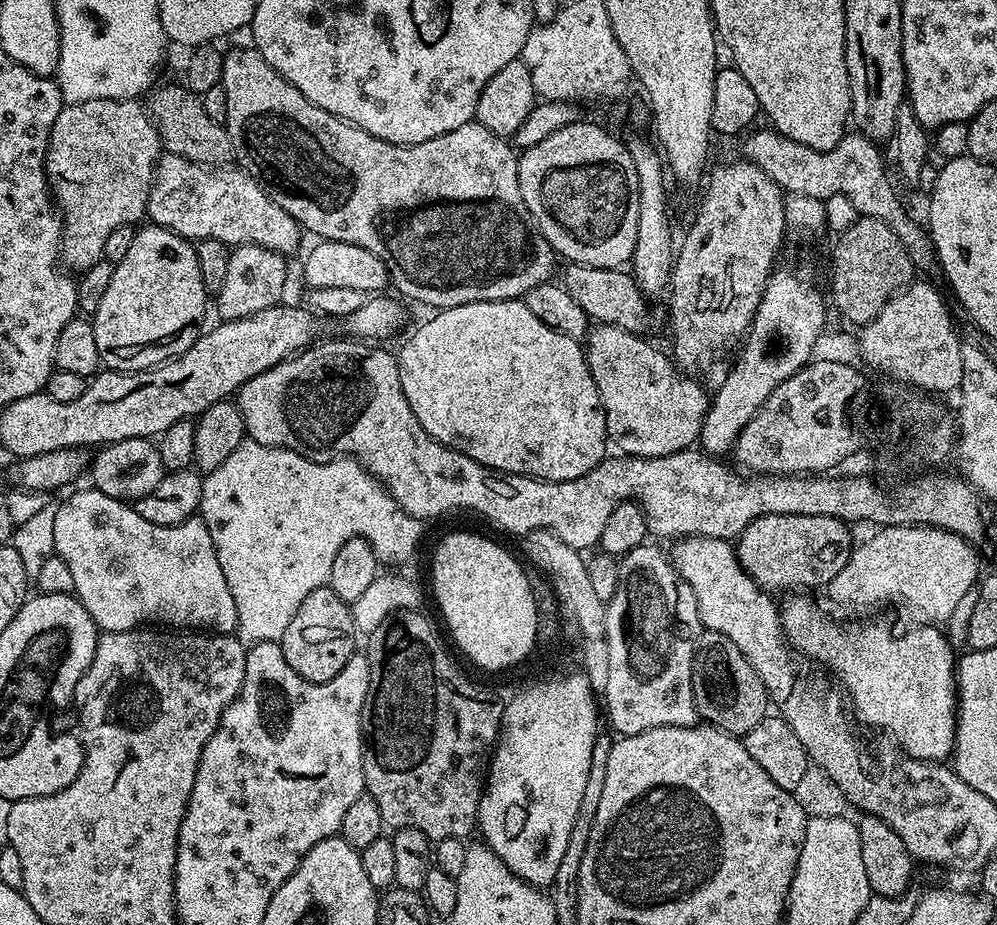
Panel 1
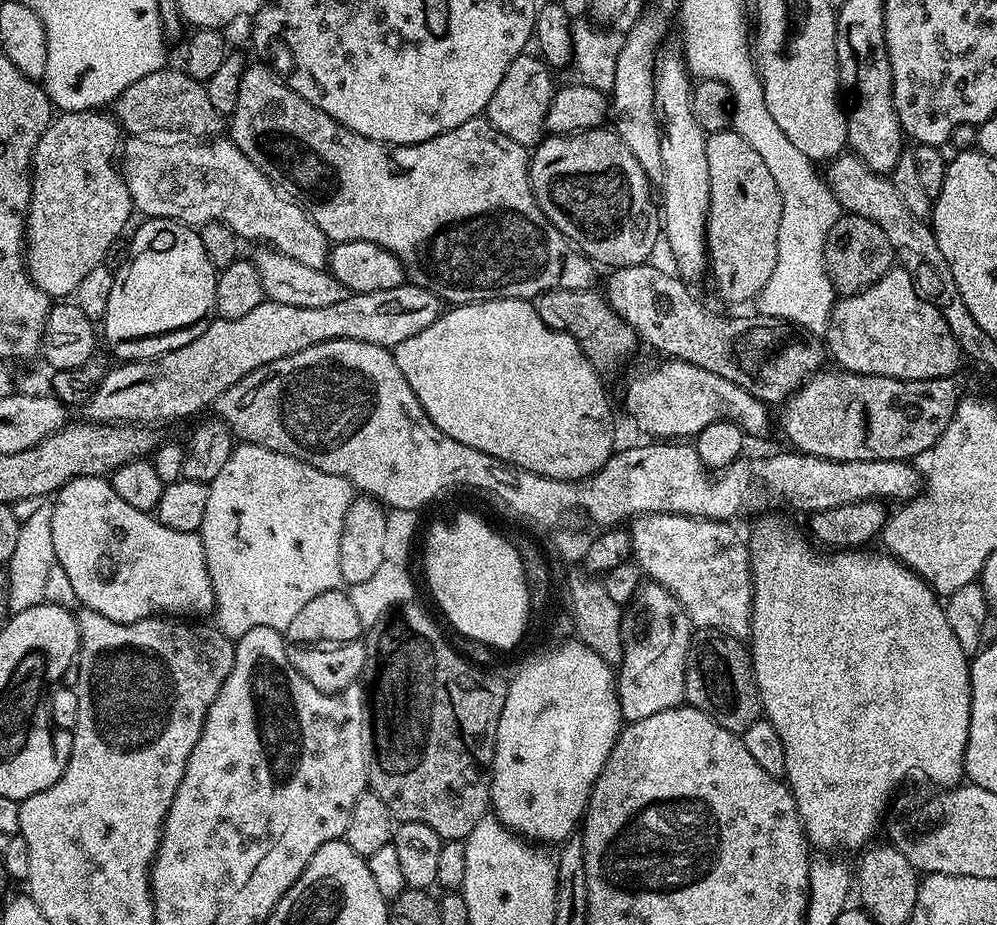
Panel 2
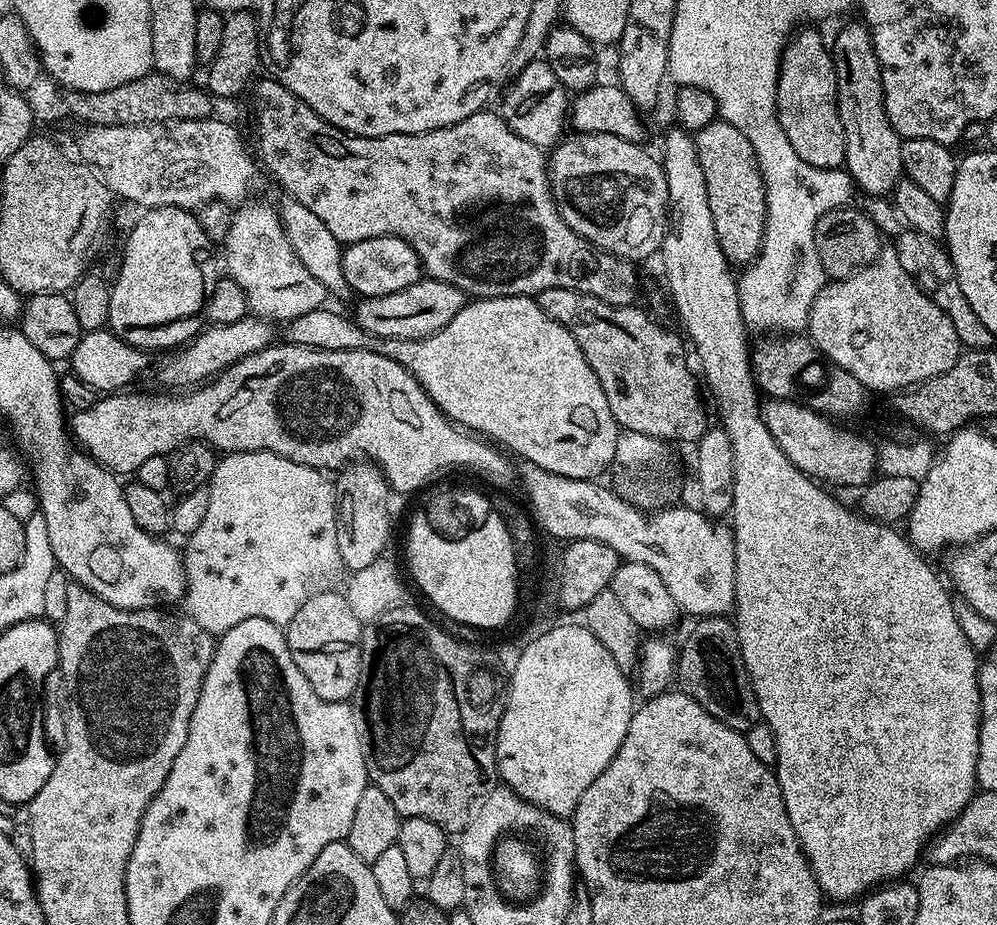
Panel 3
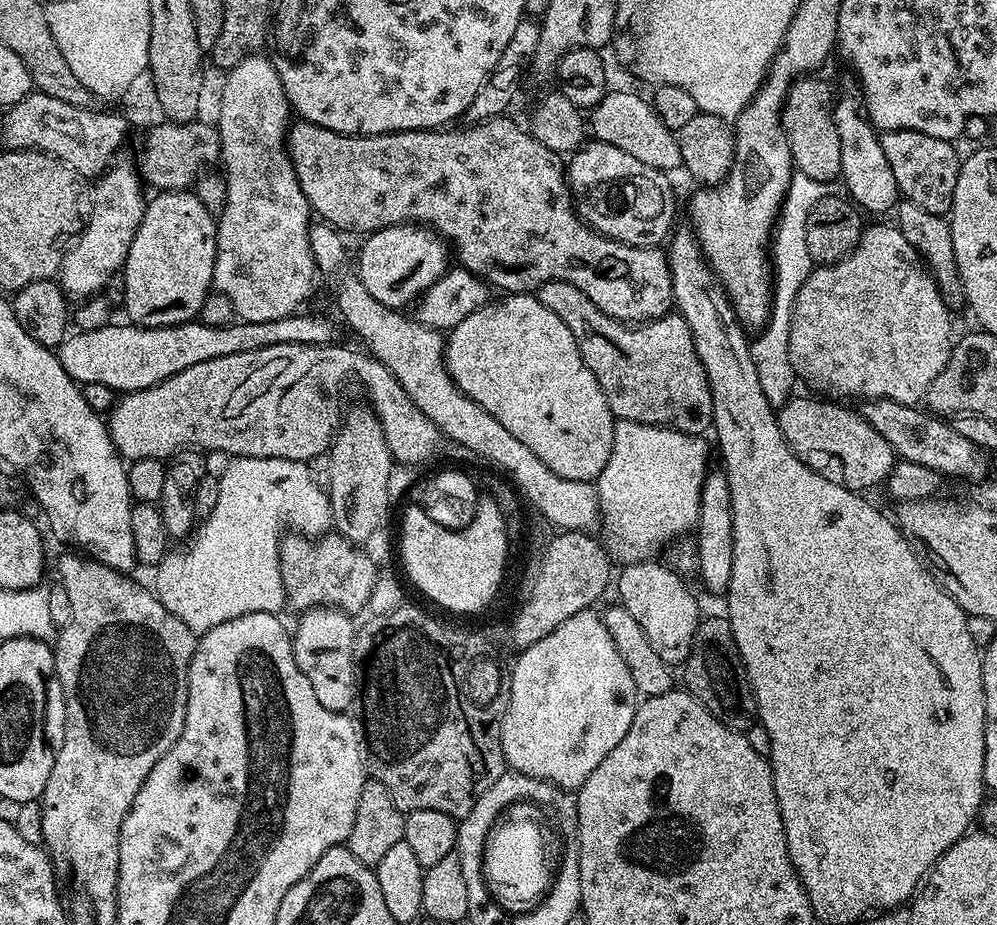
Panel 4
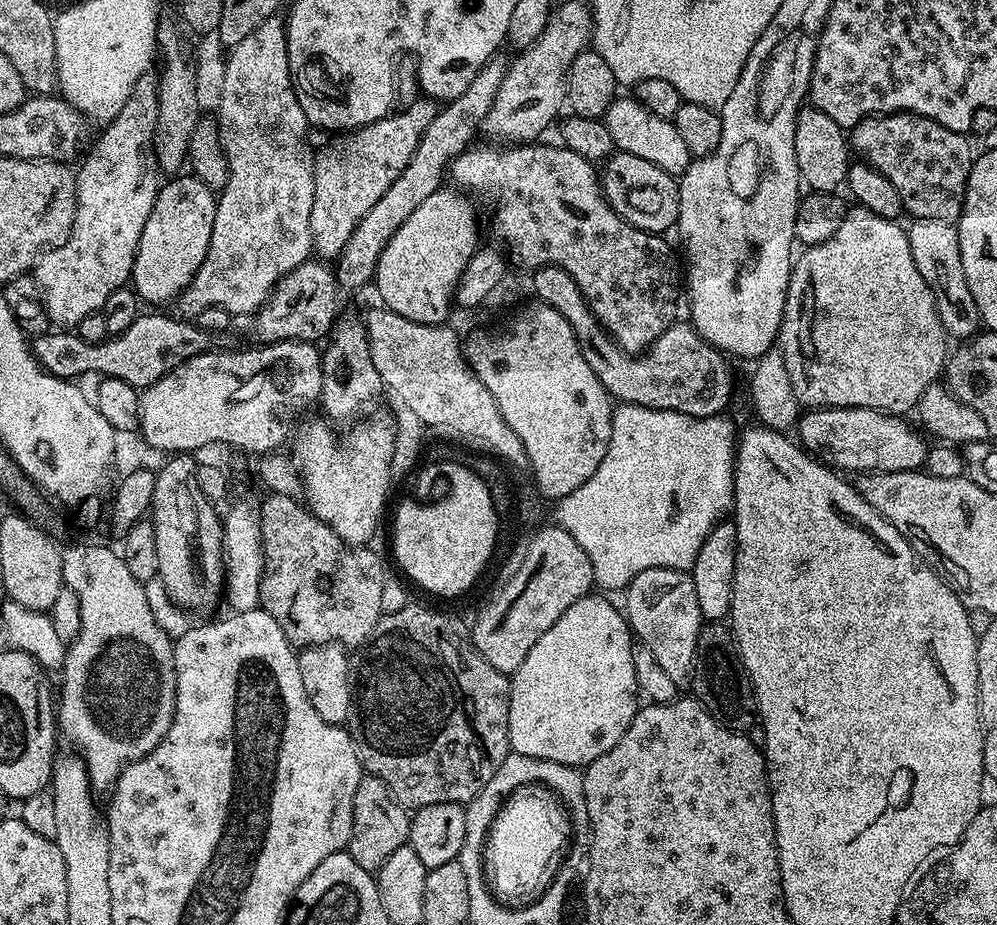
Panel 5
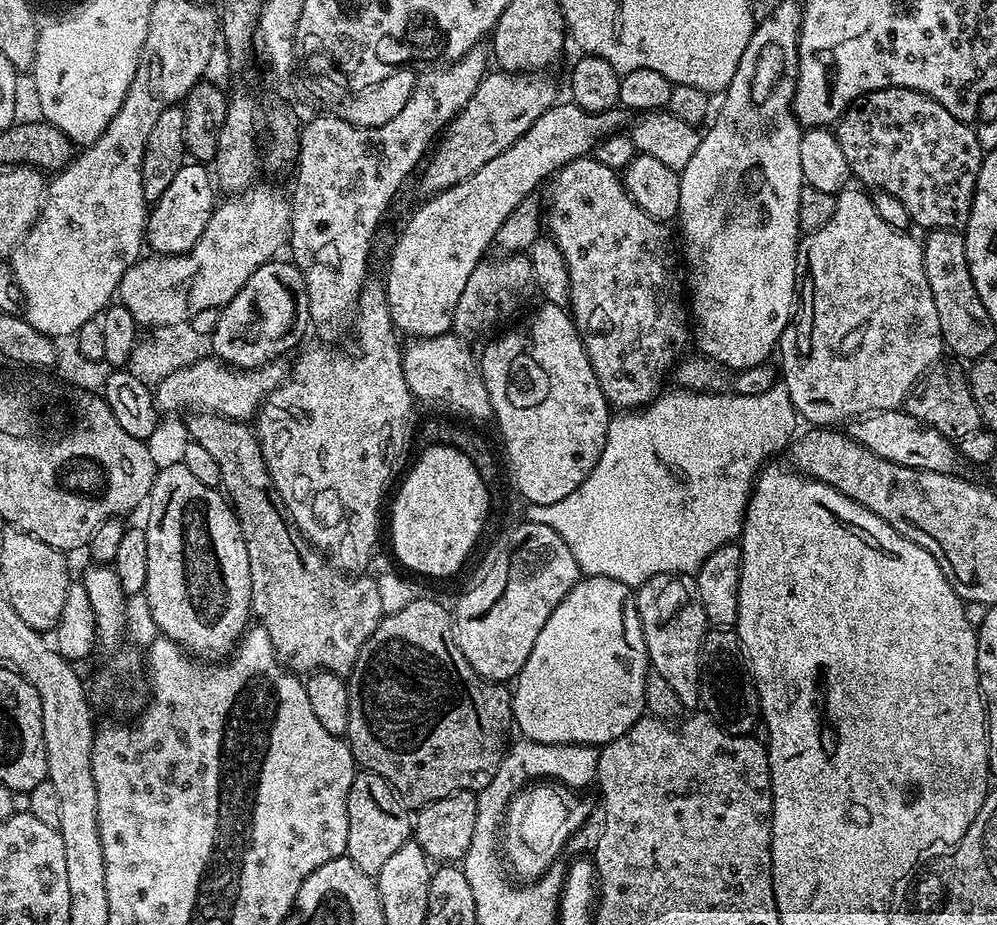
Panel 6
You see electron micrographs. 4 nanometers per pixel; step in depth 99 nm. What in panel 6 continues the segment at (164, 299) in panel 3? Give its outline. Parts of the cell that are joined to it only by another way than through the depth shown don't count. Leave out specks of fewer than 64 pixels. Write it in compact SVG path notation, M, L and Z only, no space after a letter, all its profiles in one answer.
M186 162L170 181L170 187L163 192L162 198L158 198L151 205L146 225L146 244L149 249L152 247L153 253L181 256L183 252L193 248L198 238L202 238L213 212L218 207L213 173L204 168L207 167L203 163Z

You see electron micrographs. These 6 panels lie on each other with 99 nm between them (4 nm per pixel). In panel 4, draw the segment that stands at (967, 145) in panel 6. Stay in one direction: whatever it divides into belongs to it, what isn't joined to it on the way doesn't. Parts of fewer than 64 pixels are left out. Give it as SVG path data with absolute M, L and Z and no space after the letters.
M890 130L880 138L890 170L894 170L894 182L898 182L901 197L930 210L930 214L947 217L954 202L954 186L958 186L961 153L956 153L956 144L951 140L930 138L918 130Z

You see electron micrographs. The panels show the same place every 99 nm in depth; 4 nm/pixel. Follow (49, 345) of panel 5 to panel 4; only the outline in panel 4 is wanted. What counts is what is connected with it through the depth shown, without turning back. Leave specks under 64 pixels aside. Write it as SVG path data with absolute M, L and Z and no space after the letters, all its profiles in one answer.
M295 312L268 322L237 320L228 327L206 326L199 320L158 328L140 328L130 322L110 322L98 330L71 333L56 353L62 368L78 384L83 386L100 382L118 394L127 394L160 384L166 378L211 358L249 353L250 350L272 345L329 344L334 340L334 326L326 317L302 313Z

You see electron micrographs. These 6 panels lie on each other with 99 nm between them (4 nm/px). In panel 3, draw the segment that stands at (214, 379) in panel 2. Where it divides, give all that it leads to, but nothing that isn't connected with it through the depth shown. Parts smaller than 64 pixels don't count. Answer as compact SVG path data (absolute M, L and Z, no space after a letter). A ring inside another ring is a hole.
M421 278L406 286L406 290L370 296L359 303L354 319L362 330L382 338L414 339L419 342L442 330L442 326L446 326L446 322L450 322L450 318L454 318L454 314L464 308L466 293L458 290L458 286L450 286L450 282ZM255 314L244 316L238 322L205 327L179 351L169 355L172 357L157 370L156 380L164 390L191 390L225 372L231 364L238 362L242 357L269 347L274 340L272 328L273 325L269 321L261 320Z

